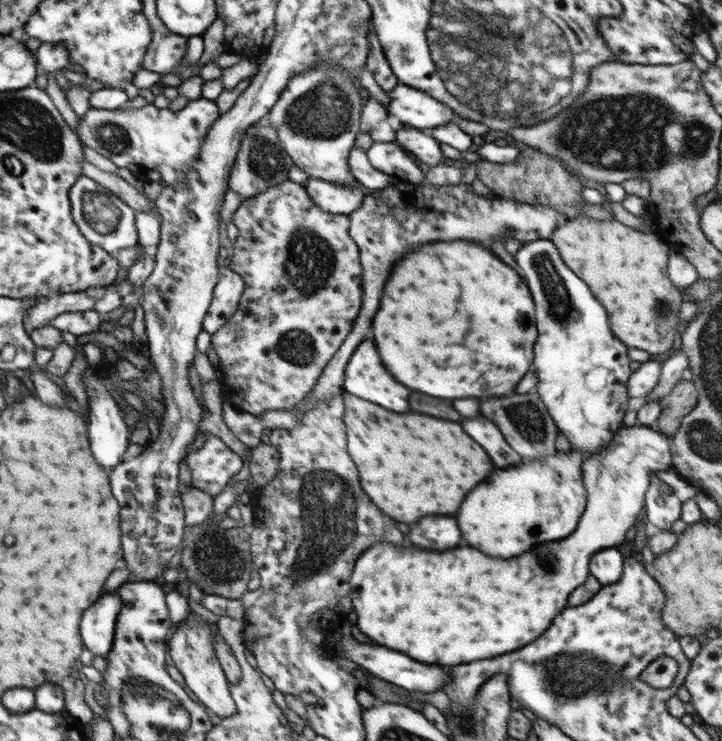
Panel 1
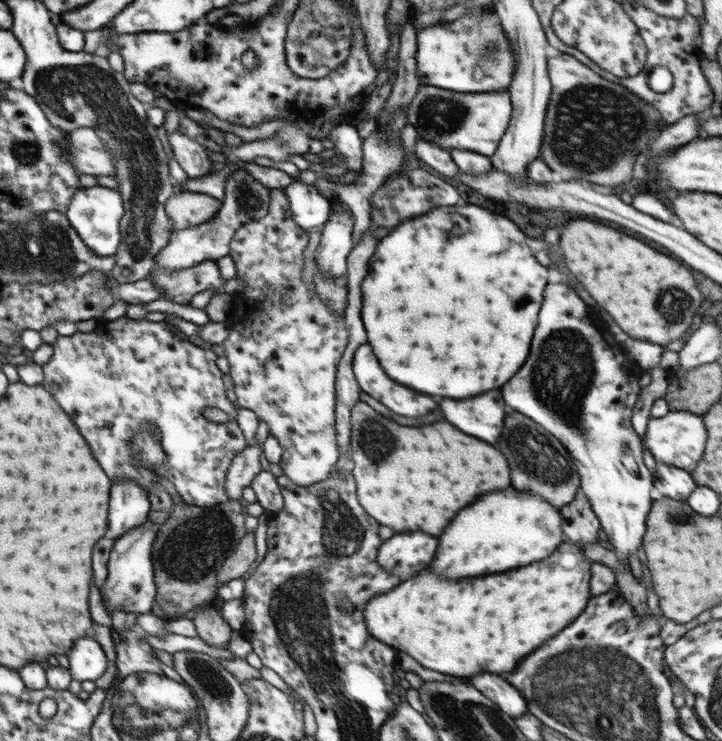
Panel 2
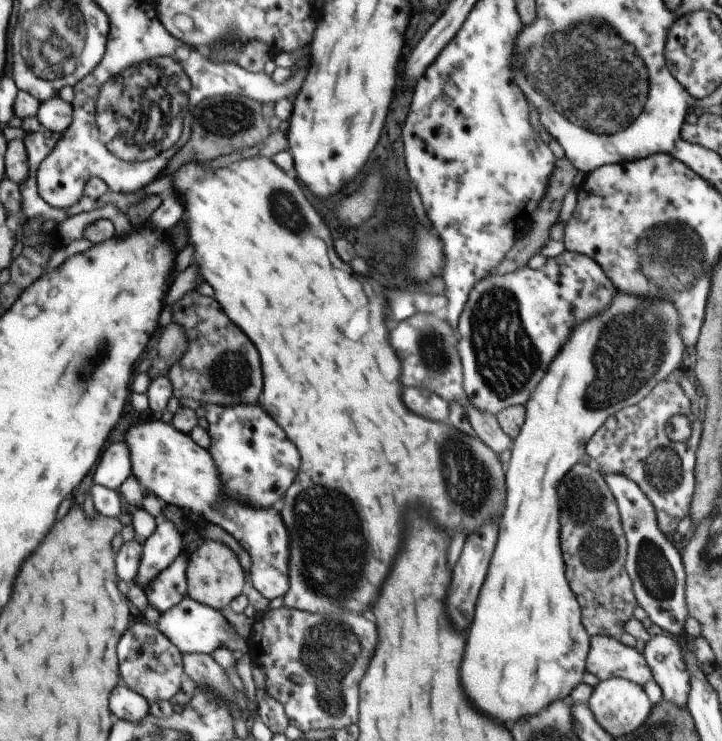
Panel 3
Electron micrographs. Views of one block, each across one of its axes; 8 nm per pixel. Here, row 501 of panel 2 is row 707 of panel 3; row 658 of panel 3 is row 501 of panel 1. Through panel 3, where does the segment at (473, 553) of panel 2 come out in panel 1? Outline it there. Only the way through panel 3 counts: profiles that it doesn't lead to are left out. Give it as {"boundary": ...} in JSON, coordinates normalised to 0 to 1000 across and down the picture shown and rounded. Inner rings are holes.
{"boundary":[[[794,607],[787,611],[773,610],[765,615],[751,618],[731,618],[723,629],[712,629],[704,634],[687,634],[681,637],[668,653],[662,653],[640,677],[634,686],[632,702],[640,718],[640,726],[648,737],[662,740],[665,745],[676,750],[693,750],[693,753],[712,753],[726,748],[740,737],[740,729],[745,731],[765,731],[776,729],[792,721],[801,710],[803,698],[812,686],[812,660],[806,648],[806,623],[812,618],[805,607]]]}

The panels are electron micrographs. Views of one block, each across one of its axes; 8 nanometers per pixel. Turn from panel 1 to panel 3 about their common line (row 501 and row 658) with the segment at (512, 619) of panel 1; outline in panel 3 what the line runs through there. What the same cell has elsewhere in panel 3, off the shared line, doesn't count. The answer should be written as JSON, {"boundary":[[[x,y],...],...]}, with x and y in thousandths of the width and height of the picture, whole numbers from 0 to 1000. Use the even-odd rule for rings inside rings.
{"boundary":[[[842,857],[817,860],[810,906],[832,918],[866,915],[892,926],[904,910],[891,883]]]}

